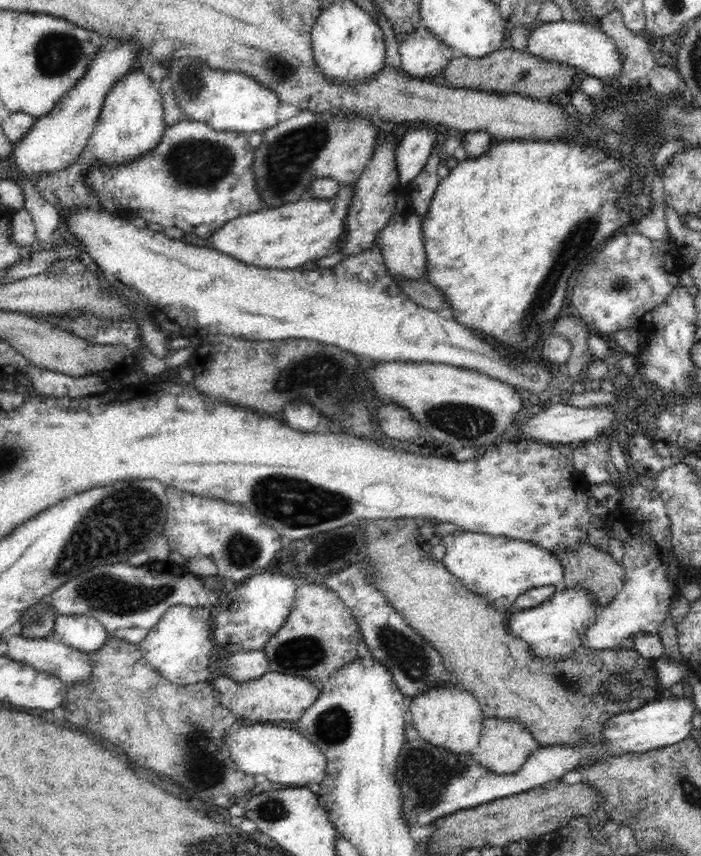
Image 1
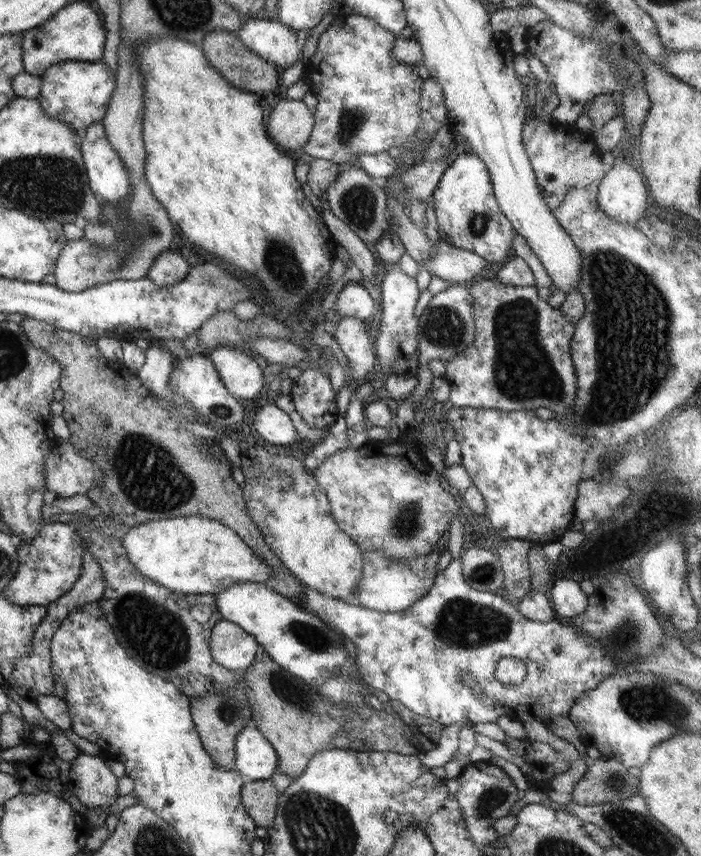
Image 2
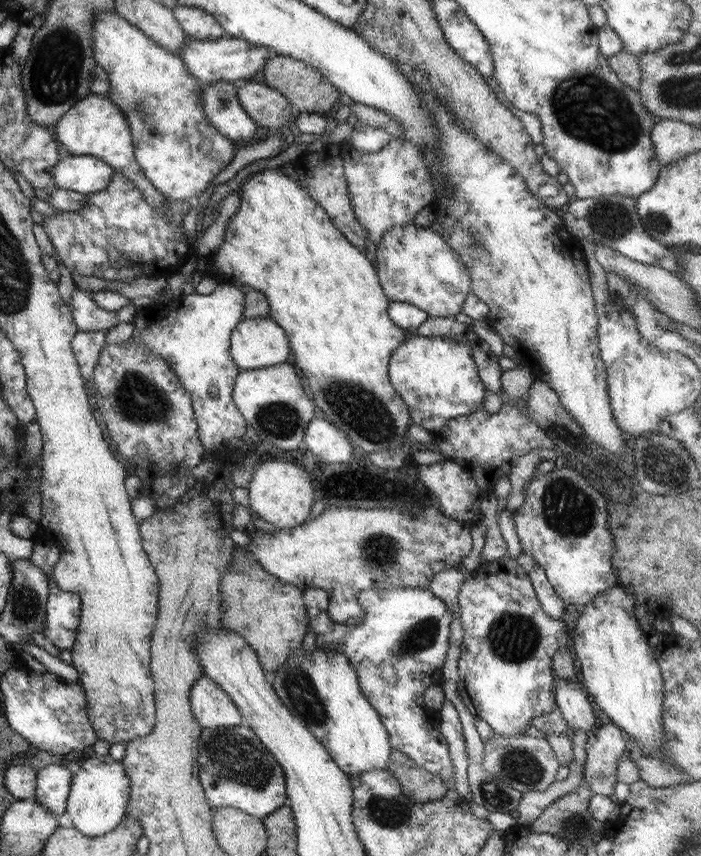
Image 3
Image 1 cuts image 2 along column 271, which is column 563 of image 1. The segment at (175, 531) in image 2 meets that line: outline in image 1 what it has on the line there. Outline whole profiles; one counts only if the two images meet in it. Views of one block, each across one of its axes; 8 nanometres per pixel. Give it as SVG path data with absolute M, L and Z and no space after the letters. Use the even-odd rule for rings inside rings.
M458 529L441 537L446 547L444 565L456 575L470 592L484 595L488 605L500 610L512 610L514 602L527 590L539 586L558 586L564 576L564 567L556 554L543 550L530 542L512 540L508 537Z

